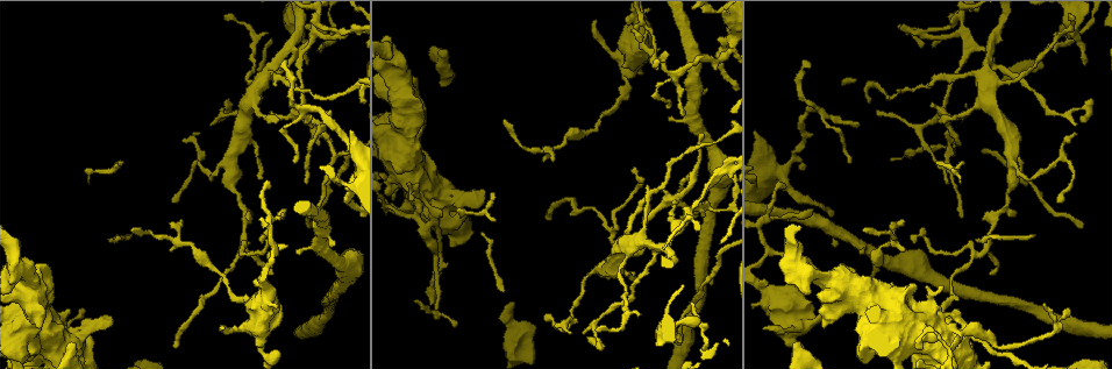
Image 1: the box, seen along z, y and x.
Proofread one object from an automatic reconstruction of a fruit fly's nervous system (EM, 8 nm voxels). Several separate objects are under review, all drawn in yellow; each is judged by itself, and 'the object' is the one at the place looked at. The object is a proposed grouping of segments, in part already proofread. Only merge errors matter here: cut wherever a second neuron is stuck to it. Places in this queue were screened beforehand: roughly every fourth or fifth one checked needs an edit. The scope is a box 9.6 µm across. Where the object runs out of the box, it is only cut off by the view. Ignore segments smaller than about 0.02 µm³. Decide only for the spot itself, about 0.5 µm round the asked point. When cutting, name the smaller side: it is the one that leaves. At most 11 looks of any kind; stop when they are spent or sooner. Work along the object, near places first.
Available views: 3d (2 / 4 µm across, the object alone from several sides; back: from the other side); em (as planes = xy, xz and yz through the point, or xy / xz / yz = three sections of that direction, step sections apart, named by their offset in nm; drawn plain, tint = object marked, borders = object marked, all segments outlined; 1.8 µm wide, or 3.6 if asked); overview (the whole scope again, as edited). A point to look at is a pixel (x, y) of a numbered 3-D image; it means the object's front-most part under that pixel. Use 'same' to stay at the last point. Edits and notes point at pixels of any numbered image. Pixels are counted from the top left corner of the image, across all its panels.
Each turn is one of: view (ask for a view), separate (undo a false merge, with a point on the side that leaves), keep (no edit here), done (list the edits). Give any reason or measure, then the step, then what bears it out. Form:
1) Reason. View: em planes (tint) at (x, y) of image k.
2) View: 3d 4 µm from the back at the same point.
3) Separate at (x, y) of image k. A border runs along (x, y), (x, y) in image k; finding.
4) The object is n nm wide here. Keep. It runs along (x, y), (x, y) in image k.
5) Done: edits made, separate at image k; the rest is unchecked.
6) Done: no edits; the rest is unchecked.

Closes a loop. View: em 3.6 µm planes (borders) at (833, 276) of image 1.

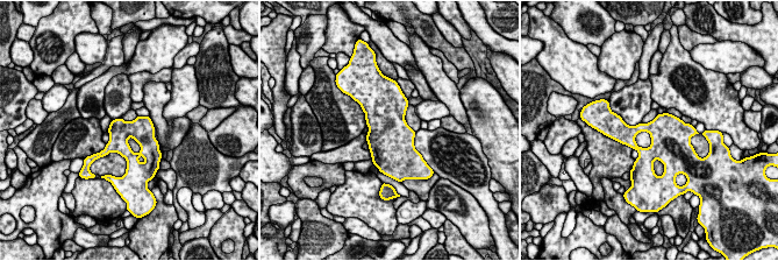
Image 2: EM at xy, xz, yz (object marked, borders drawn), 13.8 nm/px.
Keep. All the same neuron.

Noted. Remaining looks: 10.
Sharp bend. View: 3d 4 µm at (882, 328) of image 1.

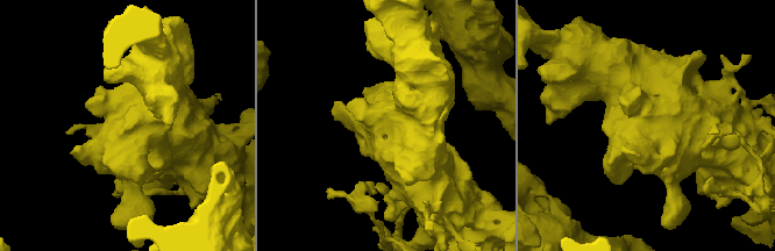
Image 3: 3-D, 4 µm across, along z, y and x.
View: em 3.6 µm xy step 8 (tint) at (137, 134) of image 3.

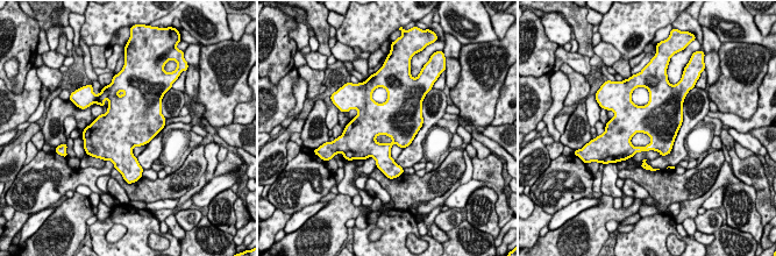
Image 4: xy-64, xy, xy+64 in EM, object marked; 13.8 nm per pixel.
Keep. All the same neuron.

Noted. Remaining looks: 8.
Sharp bend. View: 3d 4 µm at (429, 221) of image 1.

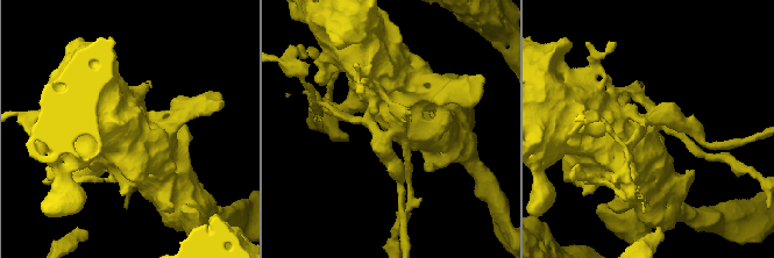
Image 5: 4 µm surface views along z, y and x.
View: em 3.6 µm xz step 4 (tint) at (389, 130) of image 5.

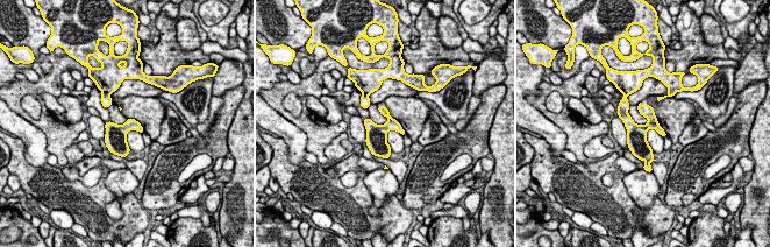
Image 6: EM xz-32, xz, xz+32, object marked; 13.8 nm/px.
Separate at (639, 133) of image 6. The part that leaves runs along (624, 101), (624, 115), (644, 157) in image 6; a second neuron is stuck on.

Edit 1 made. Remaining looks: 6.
Abrupt turn. View: em xz step 4 (tint) at (959, 20) of image 1.

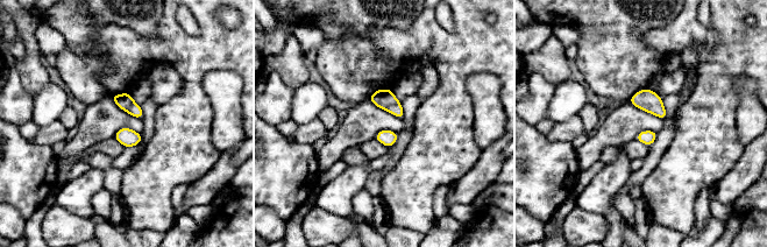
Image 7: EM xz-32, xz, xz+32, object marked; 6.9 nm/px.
Cut it another way. View: em xy step 16 (borders) at the same point.

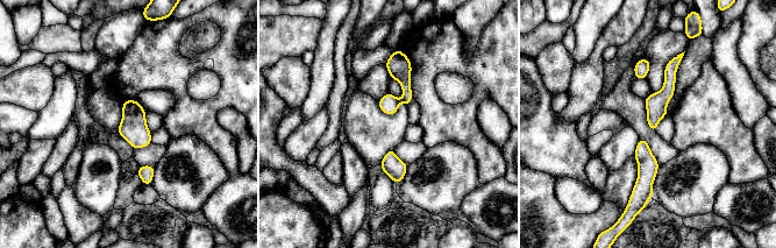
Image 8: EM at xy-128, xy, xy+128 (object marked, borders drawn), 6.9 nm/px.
Separate at (127, 105) of image 8. The part that leaves runs along (676, 59), (653, 127) in image 8; a second neuron is stuck on.

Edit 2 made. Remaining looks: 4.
View: em 3.6 µm planes (tint) at (725, 44) of image 1.

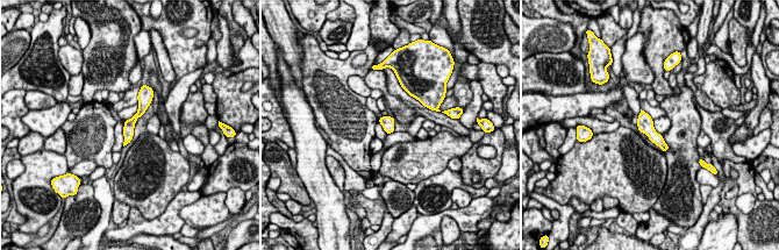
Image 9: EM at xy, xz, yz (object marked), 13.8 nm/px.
The object is 160 nm wide here. Keep. It runs along (141, 98), (127, 140) in image 9; continuous, no second neuron.

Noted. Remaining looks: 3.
Done: edits made, separate at image 6, separate at image 8; the rest is unchecked.

